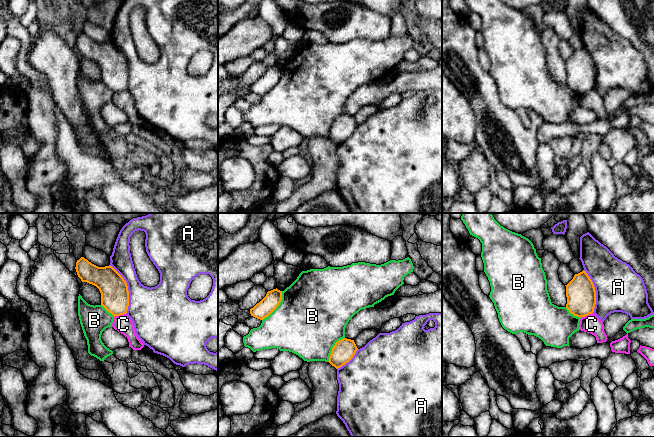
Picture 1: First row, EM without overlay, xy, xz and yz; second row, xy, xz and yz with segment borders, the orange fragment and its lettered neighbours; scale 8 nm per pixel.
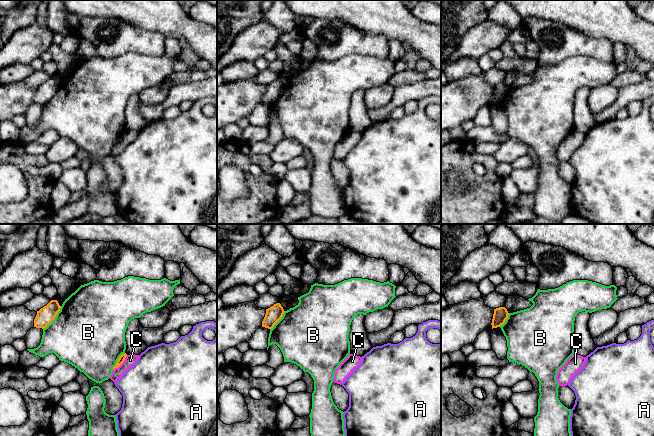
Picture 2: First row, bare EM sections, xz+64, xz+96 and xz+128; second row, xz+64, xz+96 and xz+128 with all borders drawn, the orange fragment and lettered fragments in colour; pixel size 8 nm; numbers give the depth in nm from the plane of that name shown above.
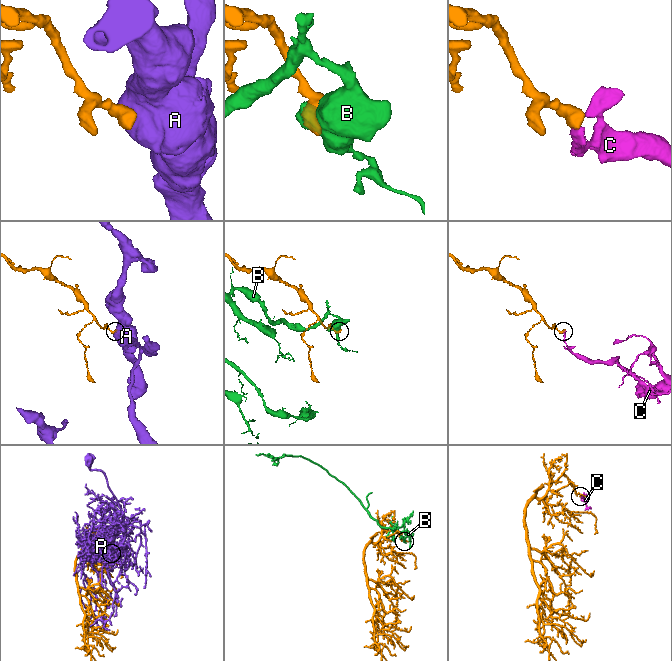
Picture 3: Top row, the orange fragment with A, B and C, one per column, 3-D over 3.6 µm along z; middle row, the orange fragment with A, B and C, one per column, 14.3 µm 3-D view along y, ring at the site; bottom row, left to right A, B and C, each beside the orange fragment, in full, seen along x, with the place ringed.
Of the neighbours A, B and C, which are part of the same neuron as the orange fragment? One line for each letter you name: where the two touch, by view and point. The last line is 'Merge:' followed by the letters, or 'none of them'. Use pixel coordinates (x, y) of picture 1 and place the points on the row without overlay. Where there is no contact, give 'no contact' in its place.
Merge: none of them

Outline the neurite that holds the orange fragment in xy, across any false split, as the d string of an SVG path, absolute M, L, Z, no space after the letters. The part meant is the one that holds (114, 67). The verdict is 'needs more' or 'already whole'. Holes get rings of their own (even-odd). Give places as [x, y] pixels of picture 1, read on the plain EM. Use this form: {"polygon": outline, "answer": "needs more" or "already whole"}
{"polygon": "M81 33L76 48L82 58L96 62L101 69L101 81L114 93L127 89L129 67L124 54L112 43L98 43Z", "answer": "already whole"}

